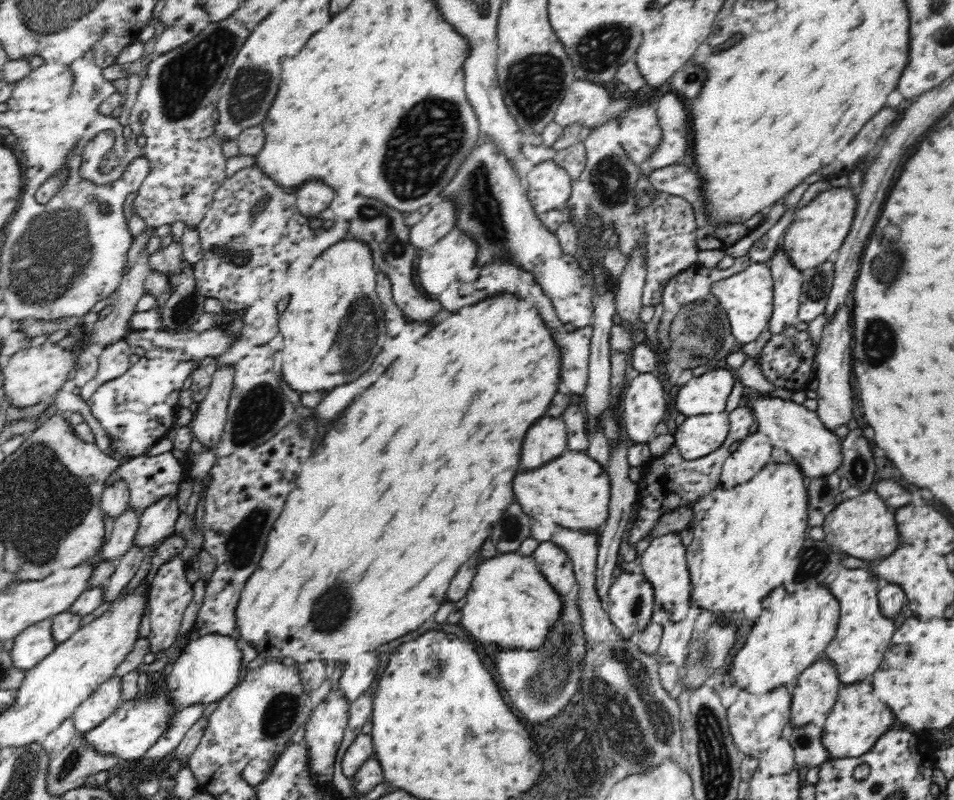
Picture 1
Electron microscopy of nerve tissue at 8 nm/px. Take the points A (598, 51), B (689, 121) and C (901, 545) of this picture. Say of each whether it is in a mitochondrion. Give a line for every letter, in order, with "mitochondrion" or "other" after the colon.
A: mitochondrion
B: other
C: other

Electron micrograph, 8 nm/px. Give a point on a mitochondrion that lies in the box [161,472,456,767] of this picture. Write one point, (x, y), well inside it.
(331, 611)

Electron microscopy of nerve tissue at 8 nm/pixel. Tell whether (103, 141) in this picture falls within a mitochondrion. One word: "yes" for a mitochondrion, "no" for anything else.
yes

